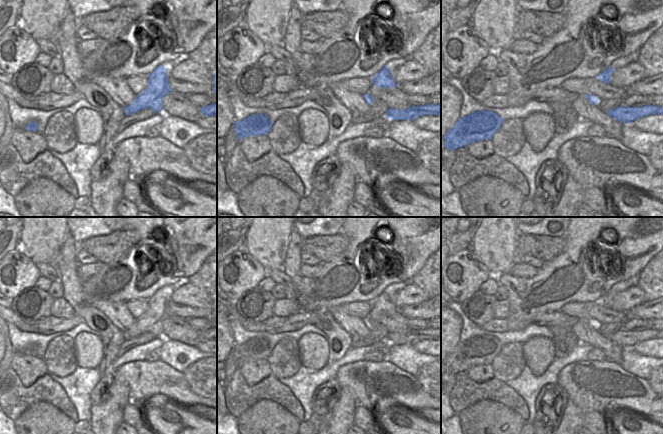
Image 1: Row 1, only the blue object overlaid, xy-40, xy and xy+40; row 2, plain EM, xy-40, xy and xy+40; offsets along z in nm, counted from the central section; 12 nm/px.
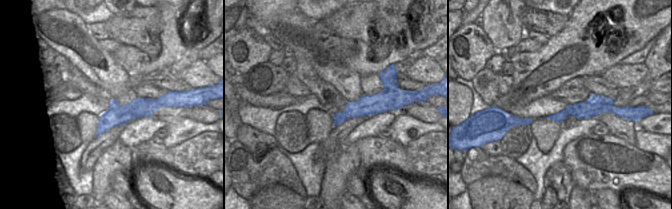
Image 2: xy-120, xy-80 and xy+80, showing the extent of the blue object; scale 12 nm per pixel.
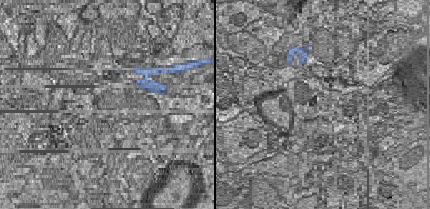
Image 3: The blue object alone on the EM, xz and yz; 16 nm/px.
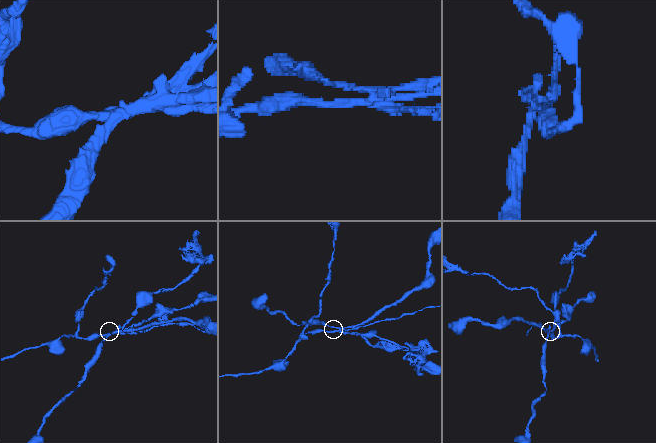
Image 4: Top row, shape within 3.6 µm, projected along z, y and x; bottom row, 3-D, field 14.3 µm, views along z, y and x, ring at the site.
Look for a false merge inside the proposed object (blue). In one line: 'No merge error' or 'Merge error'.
Merge error.

